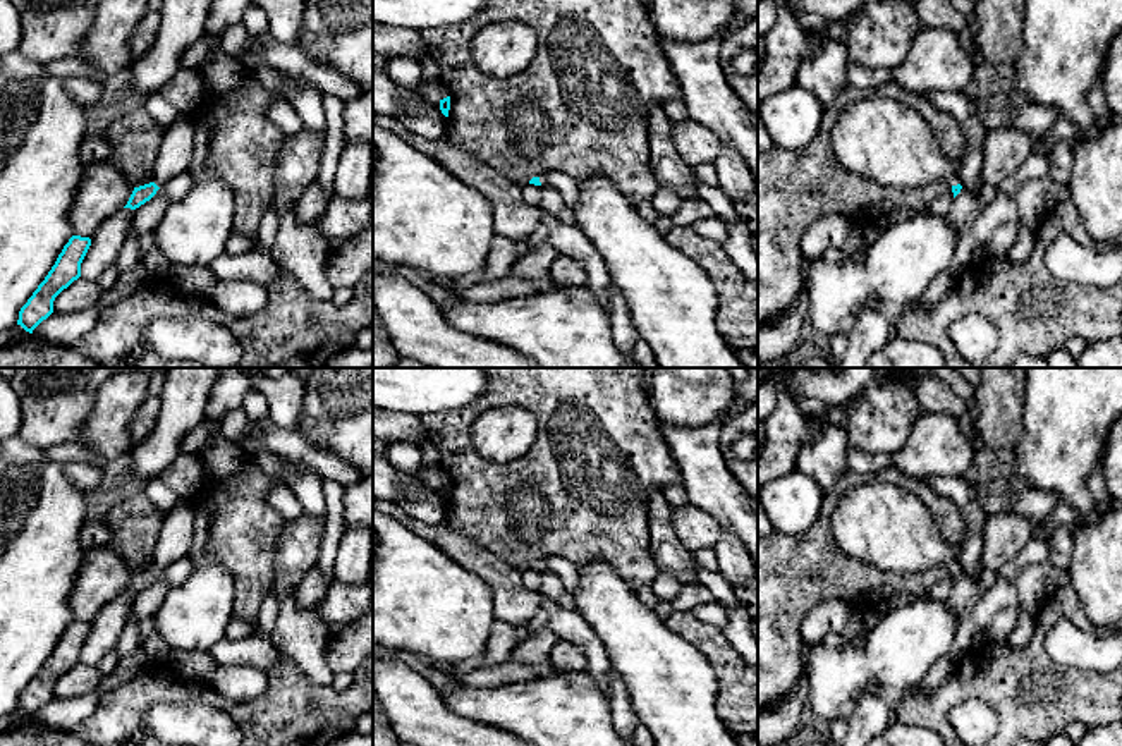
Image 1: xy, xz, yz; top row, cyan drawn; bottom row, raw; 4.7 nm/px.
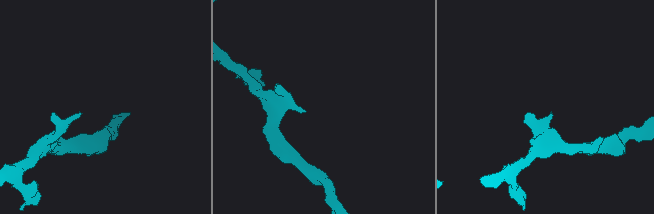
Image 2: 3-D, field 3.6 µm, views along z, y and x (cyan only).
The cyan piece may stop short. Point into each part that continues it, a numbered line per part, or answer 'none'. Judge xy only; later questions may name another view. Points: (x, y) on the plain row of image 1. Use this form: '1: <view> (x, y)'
1: xy (184, 475)

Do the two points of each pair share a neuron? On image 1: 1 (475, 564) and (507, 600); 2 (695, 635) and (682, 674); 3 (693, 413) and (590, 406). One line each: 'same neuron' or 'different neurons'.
1: same neuron
2: different neurons
3: different neurons

